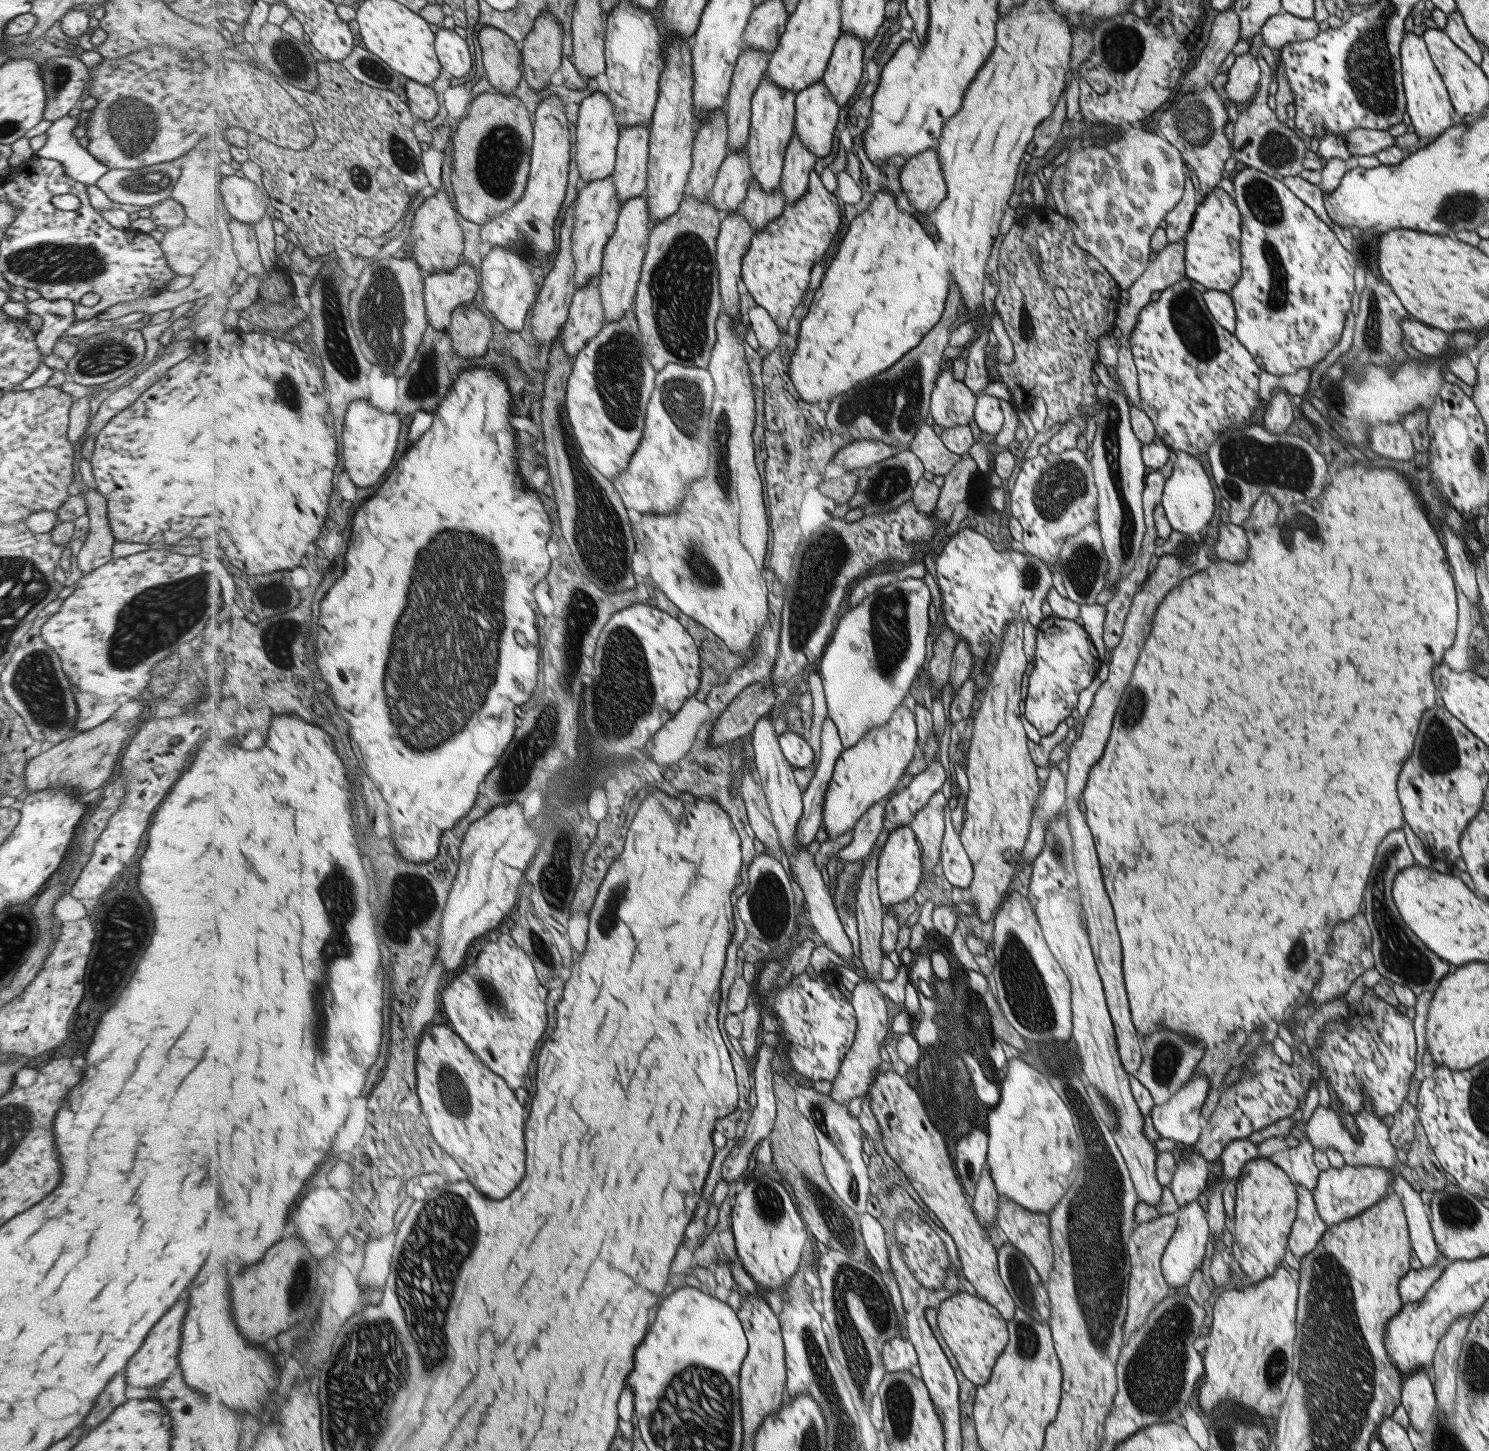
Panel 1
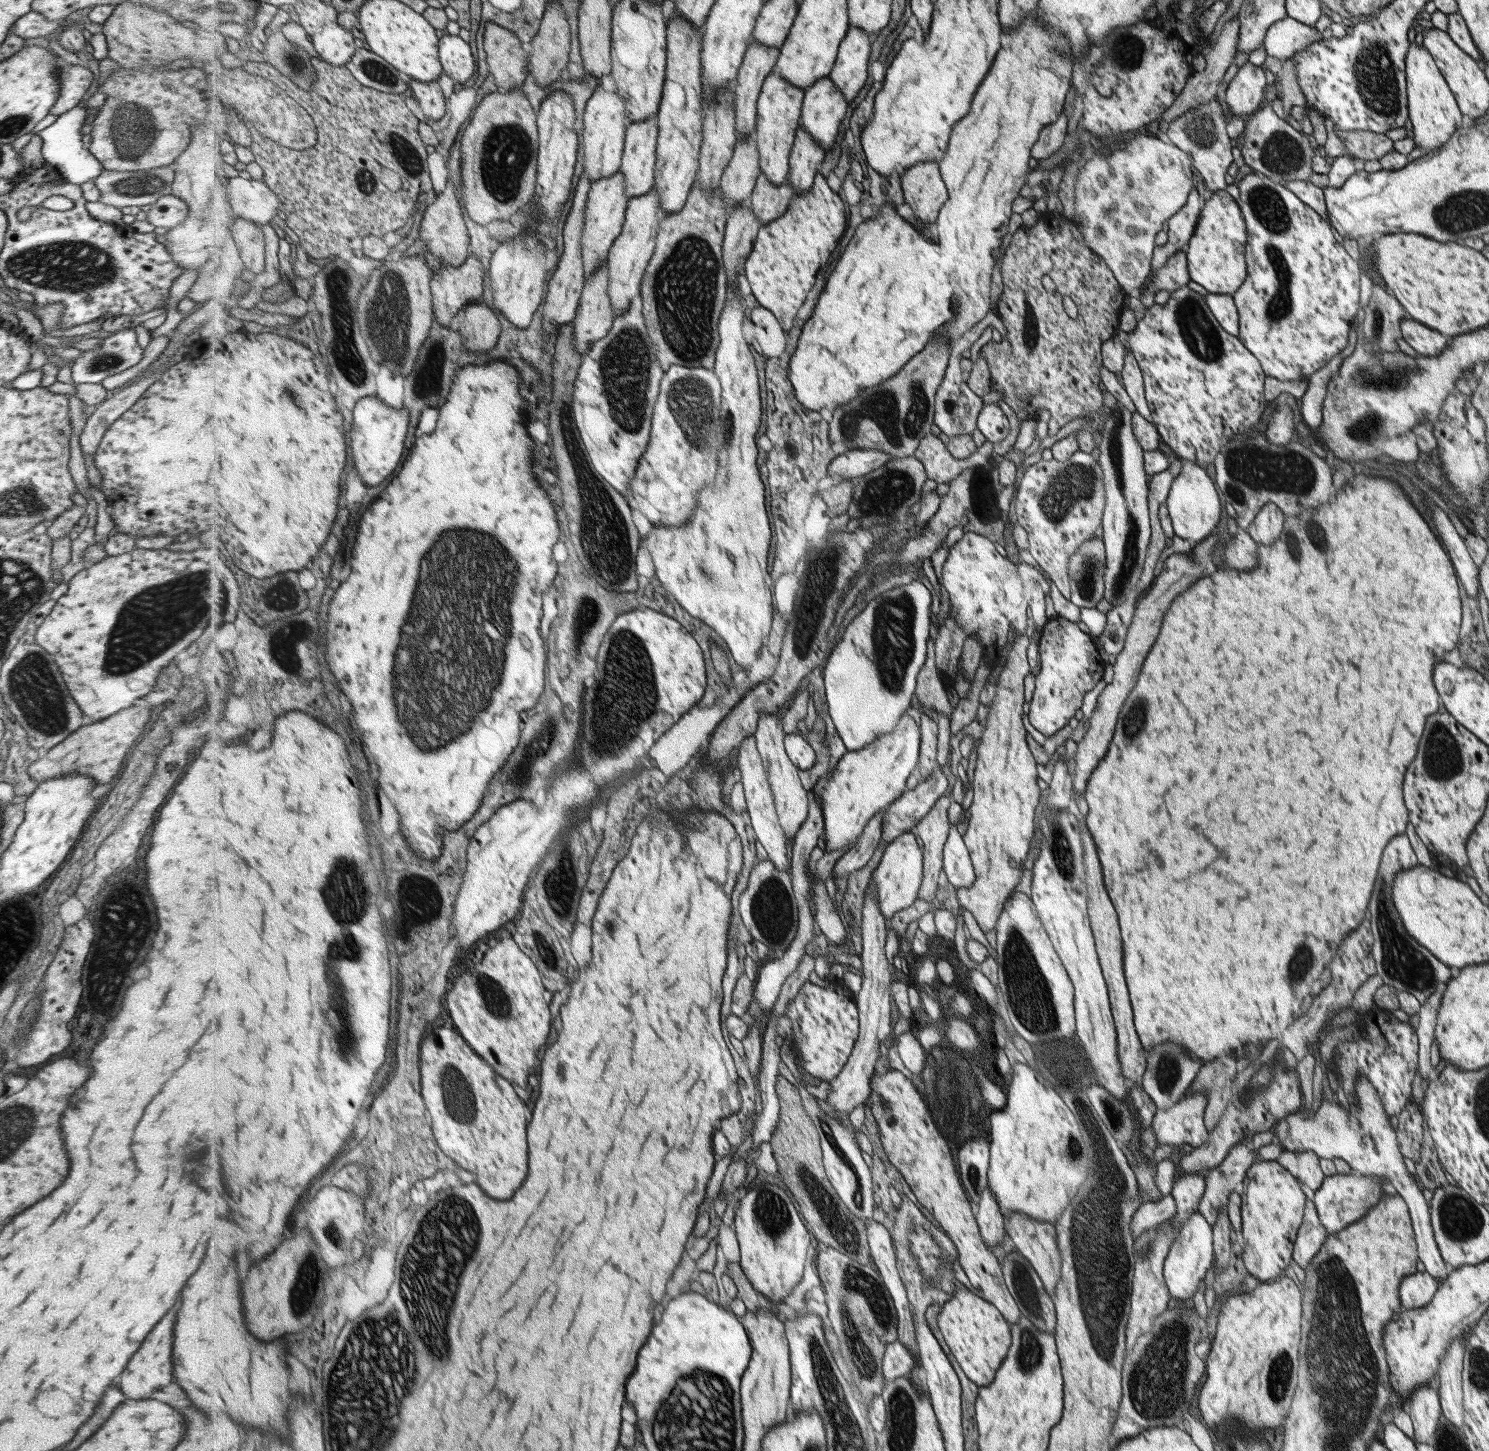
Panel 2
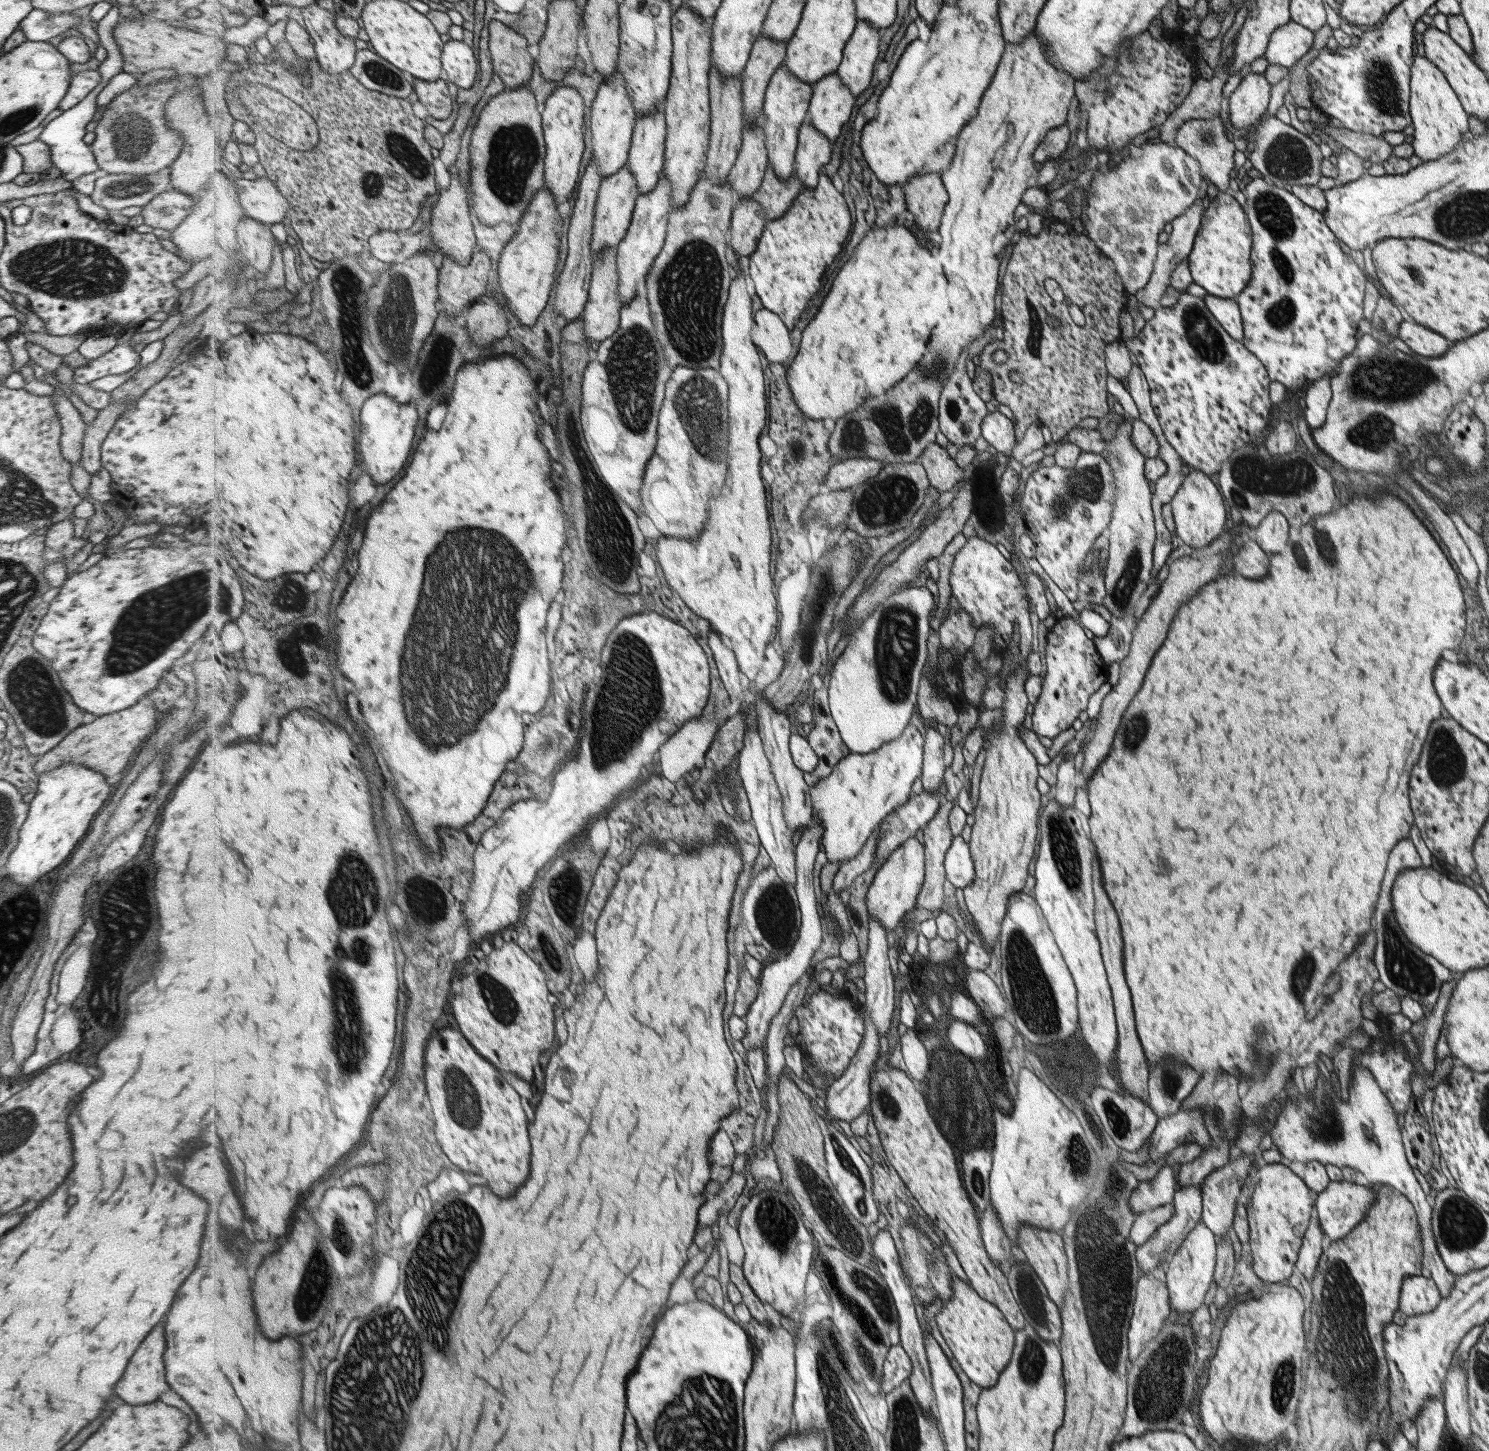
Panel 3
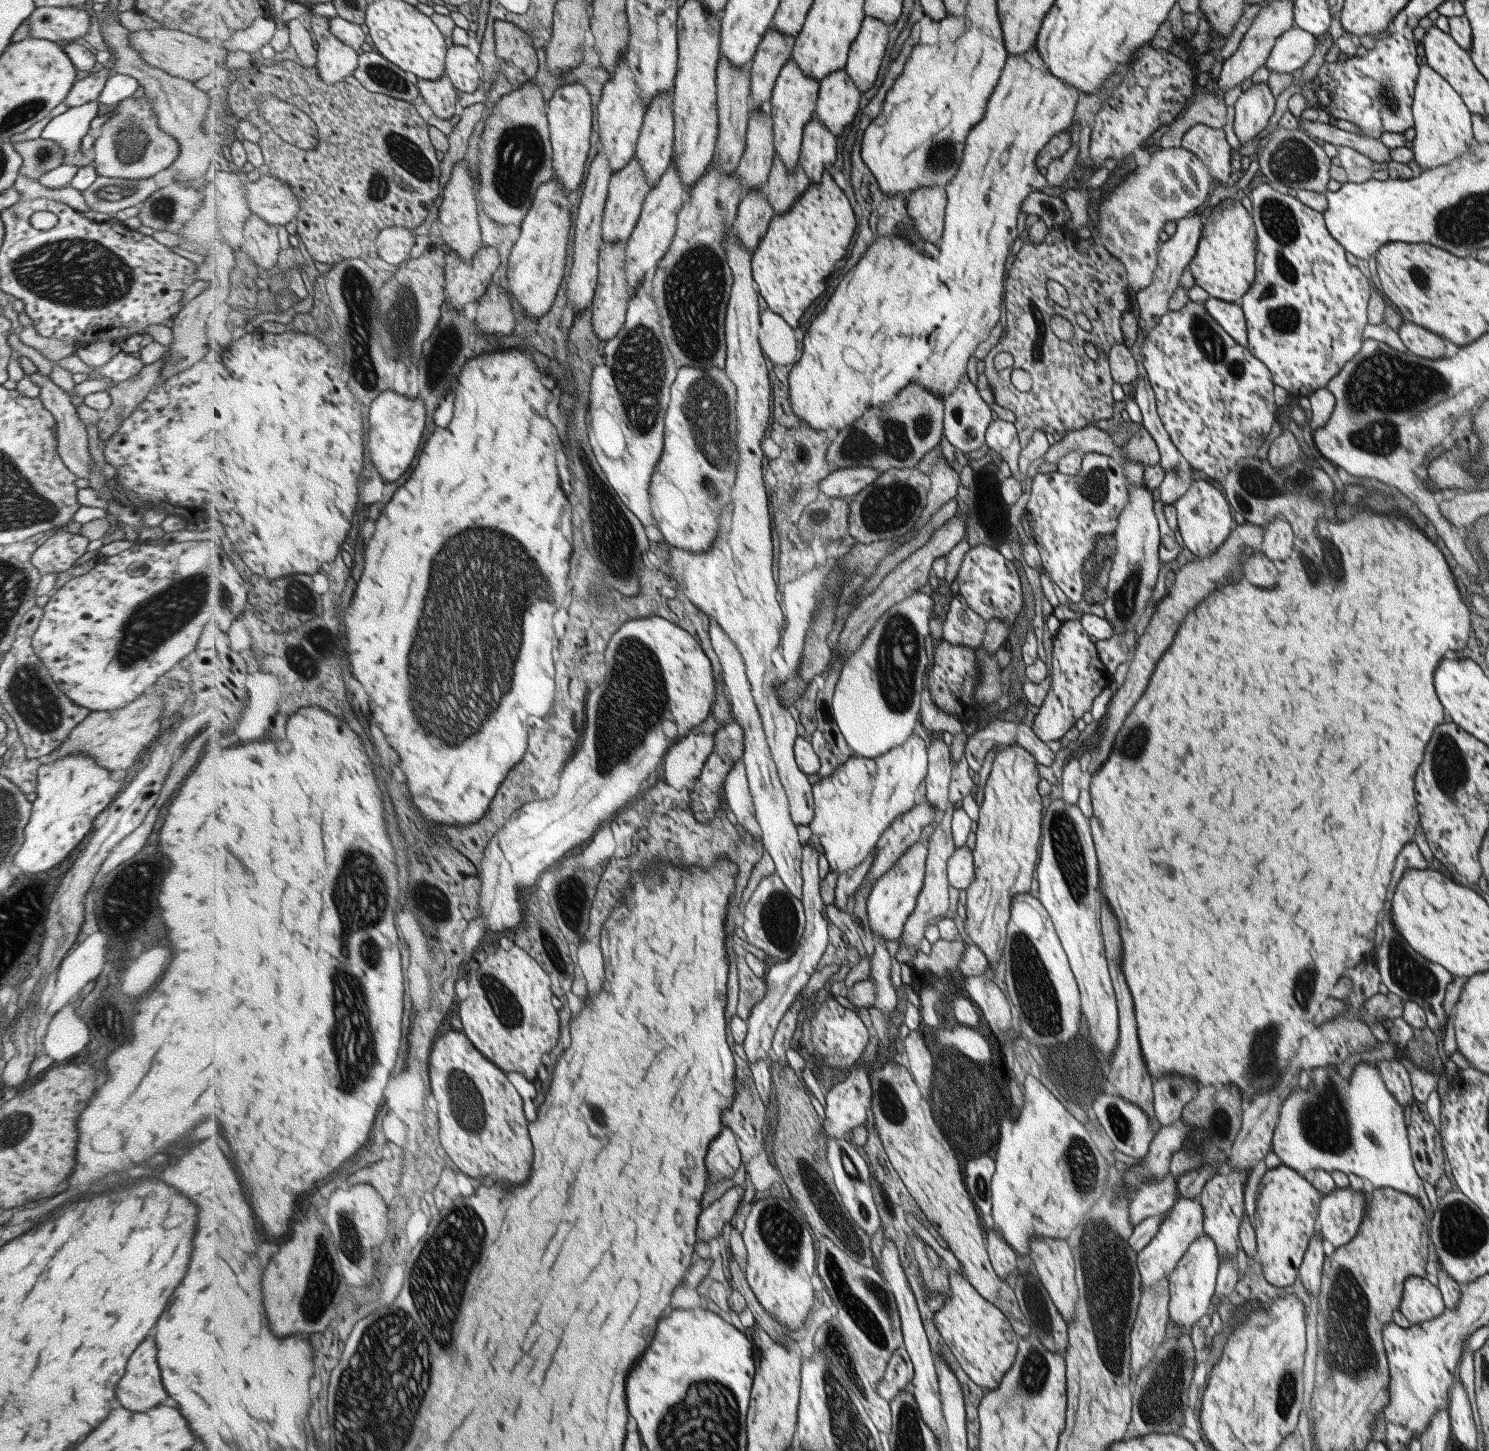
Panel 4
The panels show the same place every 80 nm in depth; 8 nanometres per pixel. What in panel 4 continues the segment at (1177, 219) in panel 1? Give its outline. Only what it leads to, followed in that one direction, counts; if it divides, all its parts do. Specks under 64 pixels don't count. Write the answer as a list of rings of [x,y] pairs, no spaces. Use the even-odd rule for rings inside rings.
[[[1195,212],[1175,222],[1175,232],[1159,246],[1157,268],[1154,268],[1151,282],[1145,286],[1145,288],[1136,291],[1138,327],[1142,330],[1144,337],[1153,329],[1153,327],[1155,327],[1153,318],[1163,317],[1163,314],[1168,311],[1167,302],[1169,302],[1169,298],[1171,298],[1173,291],[1178,286],[1183,269],[1188,266],[1189,261],[1191,261],[1193,255],[1195,255],[1200,232],[1203,227],[1203,223],[1200,222],[1200,216],[1200,212]]]

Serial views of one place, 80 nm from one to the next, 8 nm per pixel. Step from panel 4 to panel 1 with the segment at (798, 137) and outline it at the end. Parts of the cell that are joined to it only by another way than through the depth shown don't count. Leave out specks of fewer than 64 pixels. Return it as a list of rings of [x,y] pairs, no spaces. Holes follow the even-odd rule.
[[[764,77],[752,100],[752,130],[747,148],[751,157],[754,178],[769,192],[779,189],[788,146],[796,132],[796,91],[779,86],[771,77]]]

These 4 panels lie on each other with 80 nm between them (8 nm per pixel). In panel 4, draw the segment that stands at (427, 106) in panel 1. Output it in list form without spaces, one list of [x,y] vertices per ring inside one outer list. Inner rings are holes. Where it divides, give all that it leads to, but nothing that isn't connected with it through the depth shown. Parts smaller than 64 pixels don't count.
[[[446,74],[434,81],[419,79],[418,87],[435,116],[442,119],[455,116],[460,92],[455,90],[453,81]]]

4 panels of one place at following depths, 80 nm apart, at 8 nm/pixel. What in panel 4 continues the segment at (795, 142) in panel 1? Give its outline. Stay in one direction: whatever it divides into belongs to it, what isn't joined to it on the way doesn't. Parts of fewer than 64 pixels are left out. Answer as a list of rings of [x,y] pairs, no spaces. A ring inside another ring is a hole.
[[[817,118],[805,127],[804,144],[800,165],[812,178],[812,182],[822,181],[830,164],[837,160],[837,135]]]

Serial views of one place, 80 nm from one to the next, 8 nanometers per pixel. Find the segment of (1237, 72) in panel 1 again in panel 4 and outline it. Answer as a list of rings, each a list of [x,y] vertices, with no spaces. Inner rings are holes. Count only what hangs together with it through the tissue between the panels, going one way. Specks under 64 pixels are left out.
[[[1252,83],[1235,101],[1233,132],[1240,144],[1259,136],[1273,114],[1274,96],[1265,83]]]

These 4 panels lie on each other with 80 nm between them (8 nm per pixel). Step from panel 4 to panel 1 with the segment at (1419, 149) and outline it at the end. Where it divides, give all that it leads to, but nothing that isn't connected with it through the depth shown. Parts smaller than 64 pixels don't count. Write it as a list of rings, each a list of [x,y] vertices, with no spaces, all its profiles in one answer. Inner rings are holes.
[[[1413,31],[1404,33],[1400,44],[1401,76],[1408,110],[1407,116],[1410,116],[1412,130],[1417,134],[1417,138],[1429,144],[1454,124],[1451,120],[1454,106],[1423,41],[1424,39],[1419,36],[1413,36]]]

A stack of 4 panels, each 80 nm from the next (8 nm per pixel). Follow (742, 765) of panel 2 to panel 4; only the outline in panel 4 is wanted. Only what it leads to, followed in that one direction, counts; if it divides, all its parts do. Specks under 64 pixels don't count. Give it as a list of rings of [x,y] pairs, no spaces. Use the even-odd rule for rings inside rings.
[[[713,619],[709,622],[709,636],[711,638],[712,654],[719,660],[722,667],[722,677],[730,694],[732,713],[735,720],[744,729],[744,758],[747,774],[755,802],[755,814],[759,819],[763,834],[763,844],[776,862],[776,873],[789,887],[793,896],[803,900],[803,851],[804,844],[799,840],[797,823],[791,816],[789,795],[783,786],[777,763],[775,762],[771,746],[767,742],[763,719],[757,708],[756,699],[752,692],[752,683],[747,674],[746,662],[736,642],[723,630],[723,627]]]

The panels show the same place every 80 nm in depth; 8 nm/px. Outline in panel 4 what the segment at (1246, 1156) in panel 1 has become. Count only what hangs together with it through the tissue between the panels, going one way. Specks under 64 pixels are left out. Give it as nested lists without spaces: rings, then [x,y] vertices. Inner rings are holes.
[[[1230,1169],[1229,1174],[1215,1174],[1203,1186],[1197,1196],[1202,1208],[1202,1232],[1215,1245],[1220,1258],[1233,1258],[1235,1262],[1240,1240],[1238,1239],[1239,1223],[1244,1212],[1243,1188],[1248,1172],[1245,1170]]]

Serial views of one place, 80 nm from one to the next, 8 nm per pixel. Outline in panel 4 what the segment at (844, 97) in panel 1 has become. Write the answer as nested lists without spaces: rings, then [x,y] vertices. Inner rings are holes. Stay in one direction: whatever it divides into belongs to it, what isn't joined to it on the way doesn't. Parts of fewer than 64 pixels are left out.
[[[872,16],[865,17],[860,36],[852,46],[848,65],[844,68],[863,92],[873,88],[875,74],[885,56],[887,36],[889,24]]]

